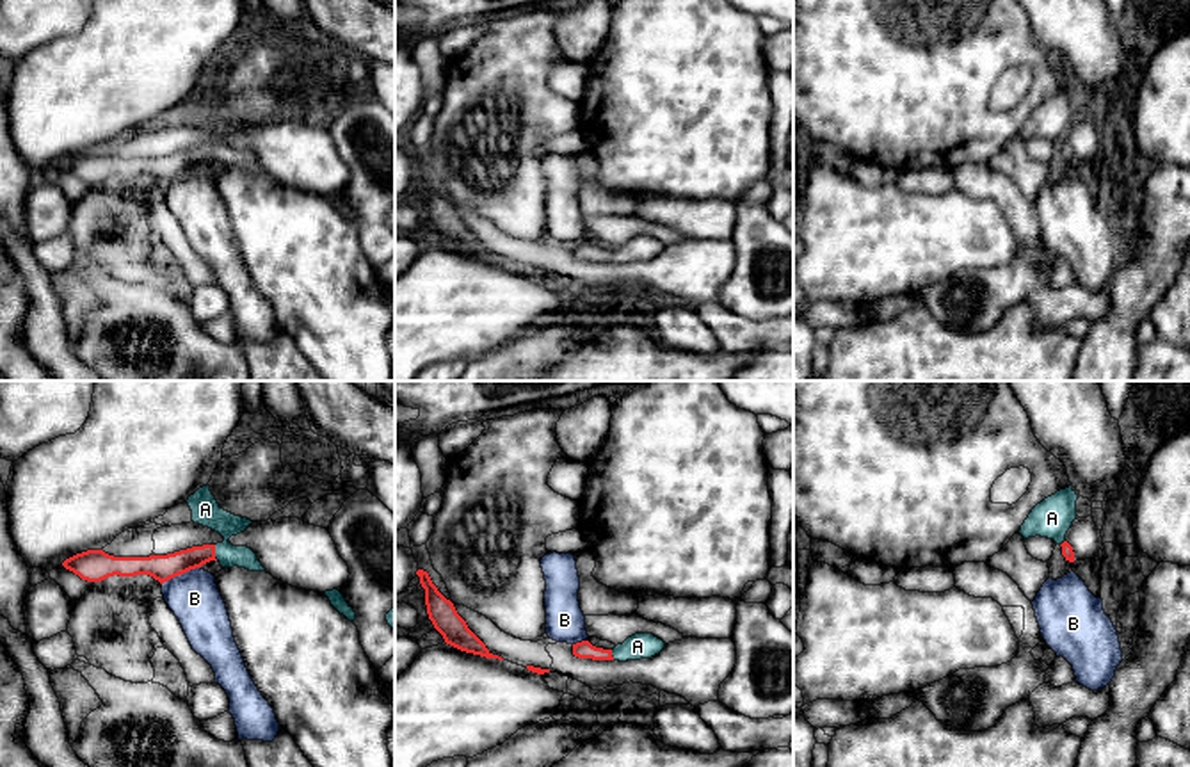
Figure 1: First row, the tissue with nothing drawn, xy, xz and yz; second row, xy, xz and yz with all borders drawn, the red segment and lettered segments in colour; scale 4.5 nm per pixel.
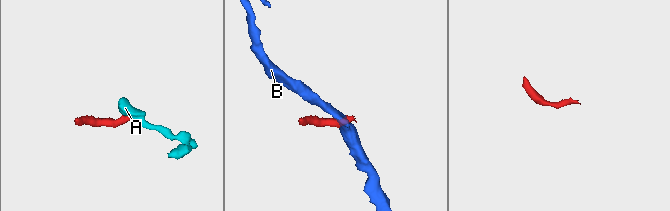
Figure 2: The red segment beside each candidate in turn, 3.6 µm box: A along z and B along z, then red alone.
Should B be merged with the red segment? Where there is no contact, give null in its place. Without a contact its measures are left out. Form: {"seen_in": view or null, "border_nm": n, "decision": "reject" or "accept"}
{"seen_in": "xy", "border_nm": 190, "decision": "reject"}

